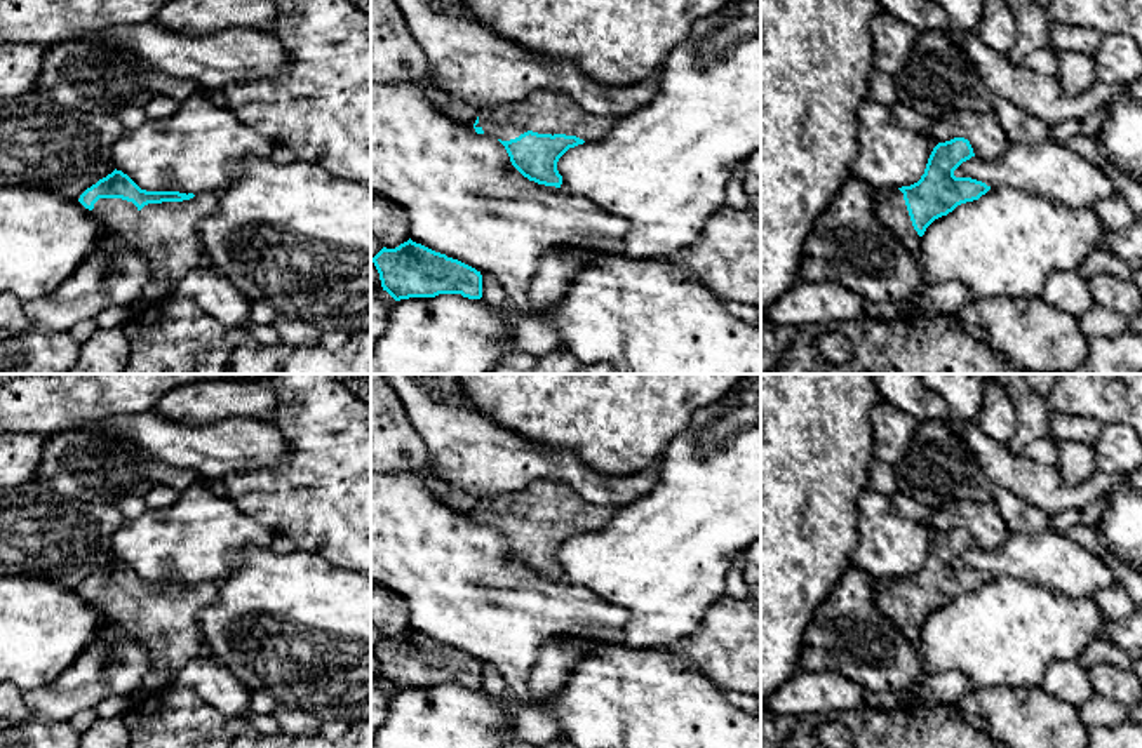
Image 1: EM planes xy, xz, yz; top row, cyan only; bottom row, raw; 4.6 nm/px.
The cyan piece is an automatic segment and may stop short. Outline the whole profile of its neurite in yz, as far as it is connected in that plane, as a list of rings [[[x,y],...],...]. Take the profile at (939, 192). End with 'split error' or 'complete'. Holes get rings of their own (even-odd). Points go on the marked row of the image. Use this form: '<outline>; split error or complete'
[[[968,139],[938,143],[921,179],[910,186],[872,190],[876,217],[904,244],[912,259],[919,259],[921,237],[938,217],[957,205],[978,200],[991,186],[971,177],[956,177],[954,170],[975,157]]]; split error

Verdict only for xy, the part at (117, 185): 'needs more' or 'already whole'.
needs more

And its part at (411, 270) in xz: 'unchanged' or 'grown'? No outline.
unchanged

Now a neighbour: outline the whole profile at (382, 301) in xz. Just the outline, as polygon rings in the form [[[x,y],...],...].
[[[371,287],[371,351],[383,336],[395,299],[383,287]]]

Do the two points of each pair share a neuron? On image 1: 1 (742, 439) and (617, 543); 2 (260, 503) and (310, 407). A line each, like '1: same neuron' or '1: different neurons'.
1: same neuron
2: same neuron

